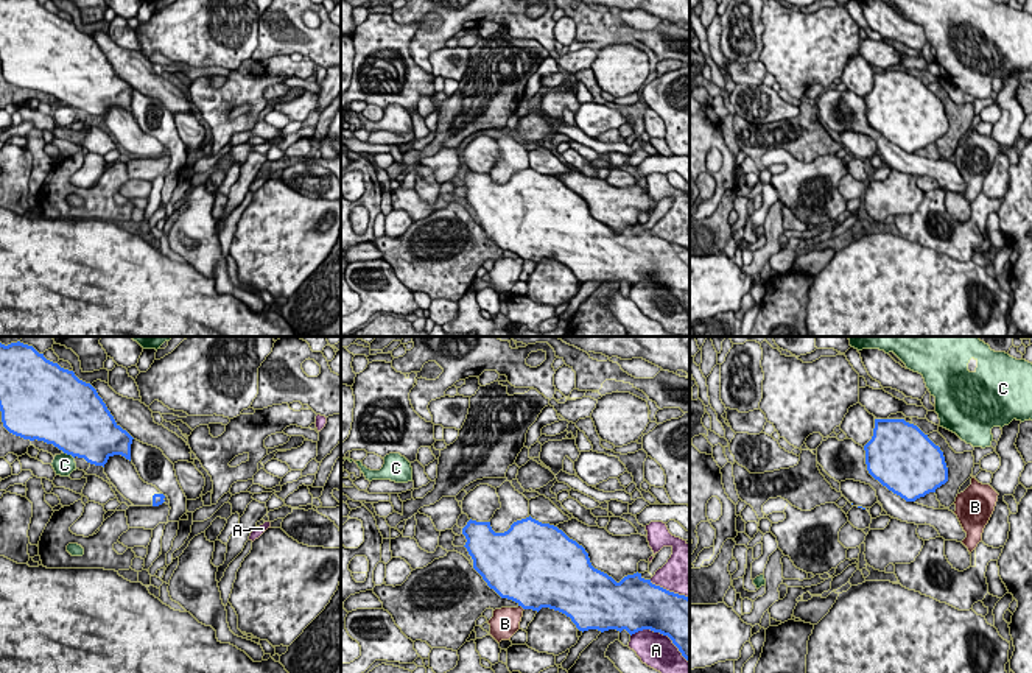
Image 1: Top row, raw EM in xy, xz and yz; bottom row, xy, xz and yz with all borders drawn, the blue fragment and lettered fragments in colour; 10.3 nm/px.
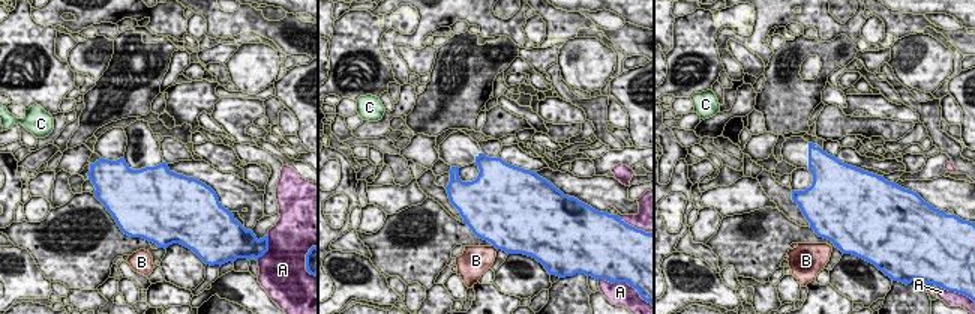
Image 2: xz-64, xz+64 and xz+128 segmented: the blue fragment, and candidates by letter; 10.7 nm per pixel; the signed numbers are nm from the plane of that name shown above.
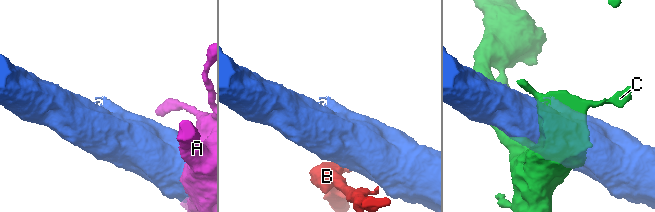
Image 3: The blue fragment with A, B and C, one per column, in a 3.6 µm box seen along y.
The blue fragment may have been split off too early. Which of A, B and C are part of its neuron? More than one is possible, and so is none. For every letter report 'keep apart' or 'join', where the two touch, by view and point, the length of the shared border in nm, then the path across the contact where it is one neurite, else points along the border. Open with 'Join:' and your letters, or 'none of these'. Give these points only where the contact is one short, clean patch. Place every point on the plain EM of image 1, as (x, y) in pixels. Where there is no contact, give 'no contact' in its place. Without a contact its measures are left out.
Join: none of these
A: keep apart | xz (662, 284) | 650 nm
B: keep apart | xz (522, 257) | 80 nm | along xz (519, 256), (523, 260)
C: keep apart | xy (69, 105) | 130 nm

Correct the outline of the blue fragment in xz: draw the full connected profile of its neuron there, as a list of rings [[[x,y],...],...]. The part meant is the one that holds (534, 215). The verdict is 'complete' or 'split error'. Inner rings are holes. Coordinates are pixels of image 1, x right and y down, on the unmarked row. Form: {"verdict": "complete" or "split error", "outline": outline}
{"verdict": "split error", "outline": [[[479,136],[462,151],[462,164],[469,167],[462,179],[465,199],[473,210],[473,220],[501,249],[515,252],[523,260],[549,259],[571,270],[579,282],[626,280],[630,287],[651,280],[668,287],[690,313],[690,249],[669,243],[644,231],[641,224],[624,227],[616,234],[607,224],[595,220],[588,204],[554,176],[542,174],[531,167],[517,171],[504,184],[495,184],[490,170],[501,159],[497,140]]]}

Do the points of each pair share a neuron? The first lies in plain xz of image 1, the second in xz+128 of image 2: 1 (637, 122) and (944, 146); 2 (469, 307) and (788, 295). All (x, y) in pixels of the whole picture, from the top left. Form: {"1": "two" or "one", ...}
{"1": "one", "2": "two"}

